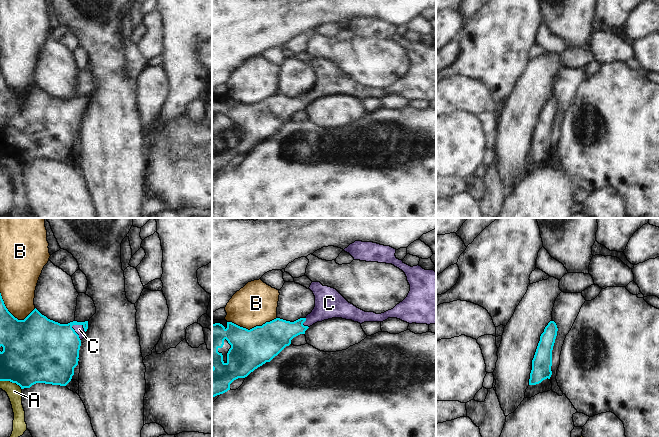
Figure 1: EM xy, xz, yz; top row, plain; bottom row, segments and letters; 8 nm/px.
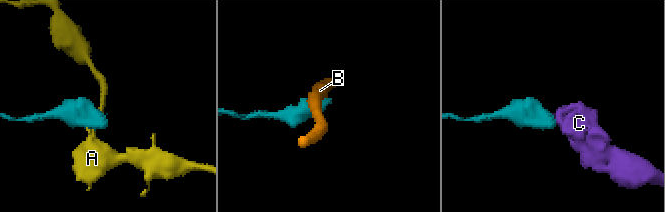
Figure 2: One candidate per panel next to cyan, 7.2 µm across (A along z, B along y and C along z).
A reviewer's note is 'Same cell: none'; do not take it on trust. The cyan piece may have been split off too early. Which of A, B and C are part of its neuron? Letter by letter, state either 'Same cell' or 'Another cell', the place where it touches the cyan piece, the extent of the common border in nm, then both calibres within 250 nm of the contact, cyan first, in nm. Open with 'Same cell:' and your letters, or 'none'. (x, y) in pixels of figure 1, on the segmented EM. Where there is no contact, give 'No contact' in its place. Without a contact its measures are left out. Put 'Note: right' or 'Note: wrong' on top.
Note: wrong
Same cell: C
A: Another cell. Touches cyan at xy (11, 381). Shared border 190 nm. Thickness 440 nm (cyan) against 120 nm
B: Another cell. Touches cyan at xz (252, 328). Shared border 400 nm. Thickness 320 nm (cyan) against 340 nm
C: Same cell. Touches cyan at xy (75, 332). Shared border 150 nm. Thickness 460 nm (cyan) against 70 nm.

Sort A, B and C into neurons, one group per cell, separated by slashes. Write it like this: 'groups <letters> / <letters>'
groups A / B / C

